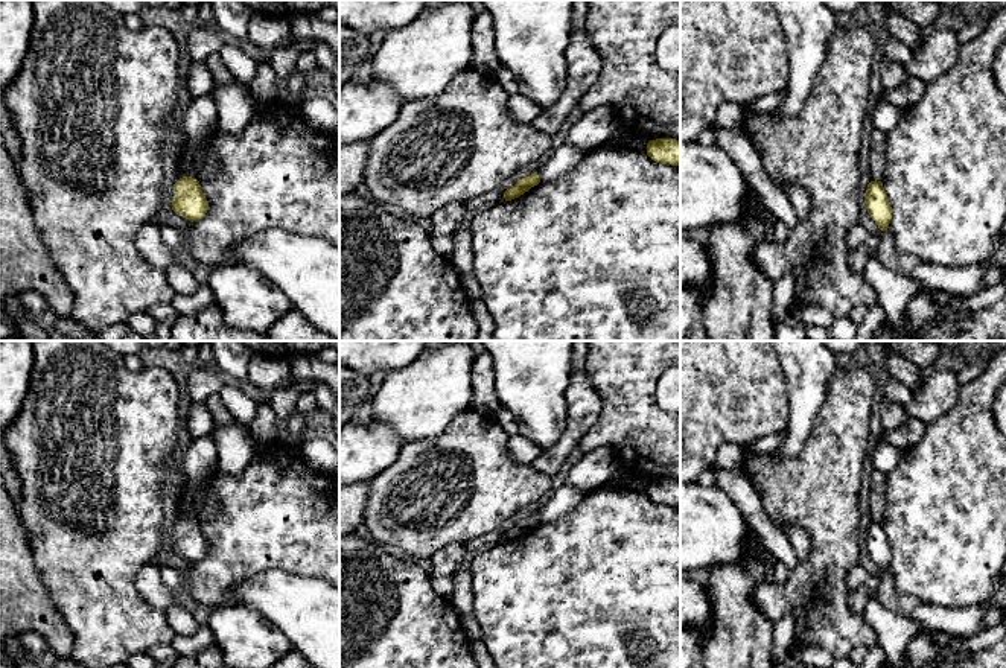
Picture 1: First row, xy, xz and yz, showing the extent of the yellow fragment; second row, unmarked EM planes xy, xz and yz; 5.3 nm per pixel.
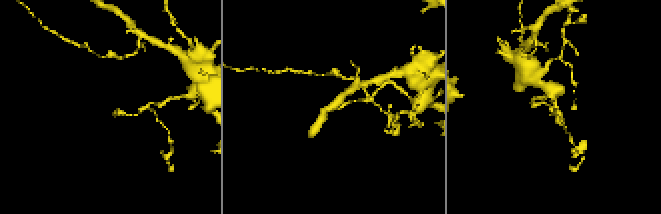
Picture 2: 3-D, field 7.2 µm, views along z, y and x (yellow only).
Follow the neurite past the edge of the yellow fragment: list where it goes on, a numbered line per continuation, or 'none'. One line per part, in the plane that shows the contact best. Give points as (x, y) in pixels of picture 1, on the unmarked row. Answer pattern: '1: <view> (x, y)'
none

